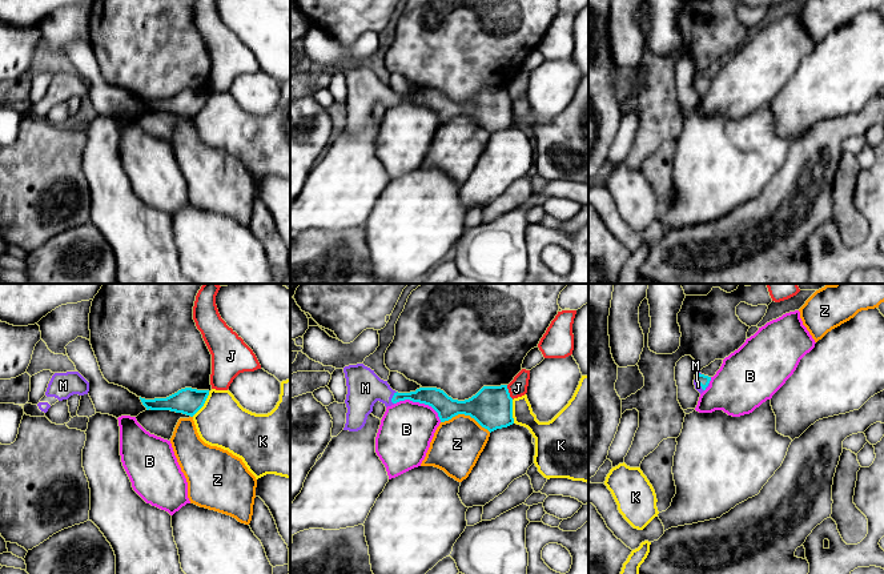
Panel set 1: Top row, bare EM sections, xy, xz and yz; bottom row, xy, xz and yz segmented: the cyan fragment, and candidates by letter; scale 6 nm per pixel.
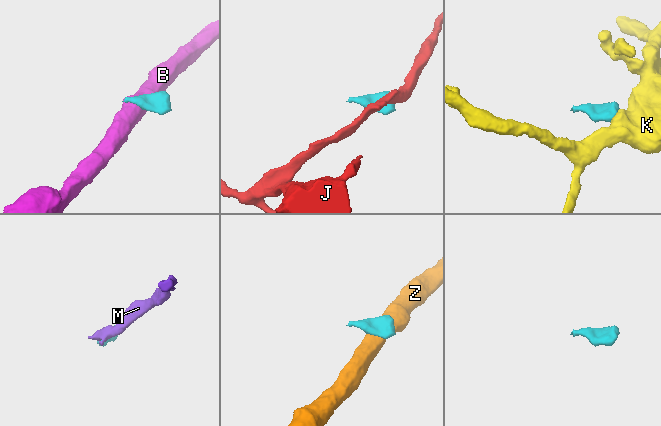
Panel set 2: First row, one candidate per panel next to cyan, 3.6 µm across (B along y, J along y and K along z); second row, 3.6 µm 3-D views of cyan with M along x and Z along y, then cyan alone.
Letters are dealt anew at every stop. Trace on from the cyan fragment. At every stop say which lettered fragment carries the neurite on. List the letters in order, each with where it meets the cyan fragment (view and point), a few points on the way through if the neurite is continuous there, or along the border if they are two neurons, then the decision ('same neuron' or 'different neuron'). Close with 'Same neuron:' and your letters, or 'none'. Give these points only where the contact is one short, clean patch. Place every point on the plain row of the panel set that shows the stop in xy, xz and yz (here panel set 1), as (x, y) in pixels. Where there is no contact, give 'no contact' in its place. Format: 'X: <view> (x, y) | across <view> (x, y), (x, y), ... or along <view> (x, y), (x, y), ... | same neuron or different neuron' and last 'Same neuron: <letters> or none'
B: xz (420, 104) | along xz (394, 104), (412, 101), (428, 105), (441, 123) | different neuron
J: xz (507, 93) | along xz (506, 87), (513, 100) | different neuron
K: xy (204, 104) | along xy (209, 93), (205, 104), (192, 117) | different neuron
M: xz (392, 100) | across xz (433, 99), (400, 97), (392, 100), (381, 92), (365, 89) | same neuron
Z: xz (466, 116) | along xz (441, 123), (447, 123), (458, 116), (469, 116), (490, 133) | different neuron
Same neuron: M

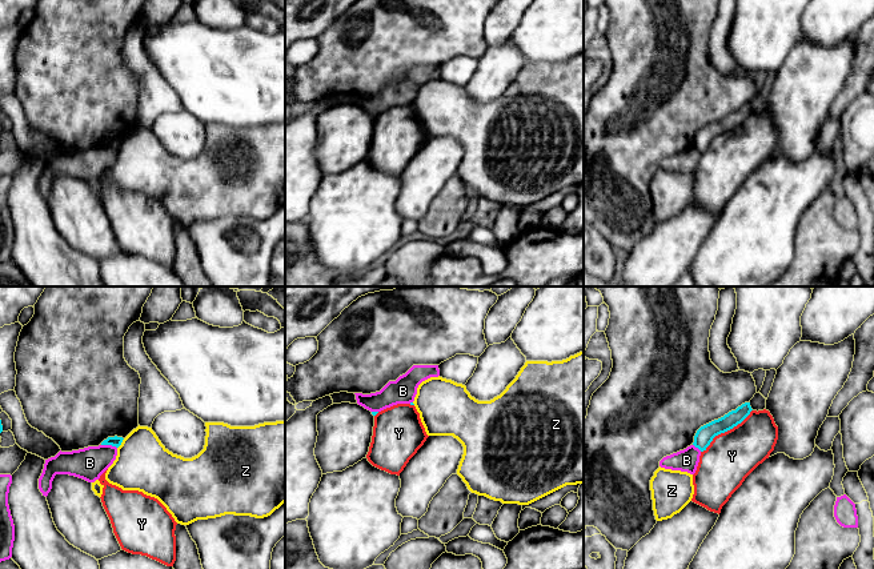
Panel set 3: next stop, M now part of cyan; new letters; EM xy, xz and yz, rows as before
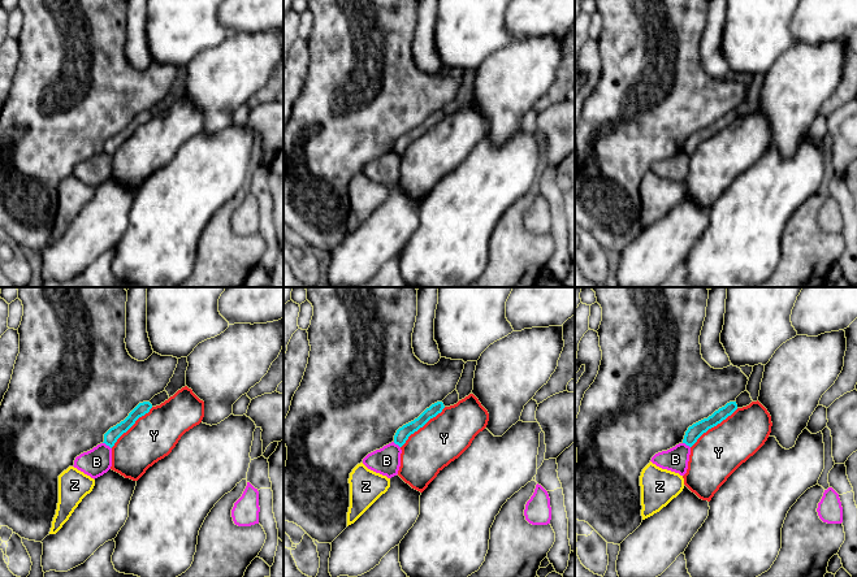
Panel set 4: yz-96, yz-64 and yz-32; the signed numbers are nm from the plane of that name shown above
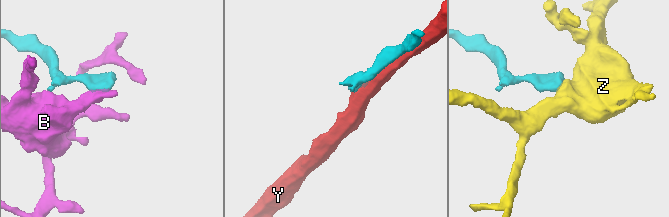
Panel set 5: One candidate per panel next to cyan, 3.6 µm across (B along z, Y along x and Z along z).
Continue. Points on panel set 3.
B: xy (109, 145) | along xy (101, 145), (109, 145), (116, 149) | different neuron
Y: yz (726, 132) | along yz (752, 111), (740, 124), (718, 135), (701, 153) | different neuron
Z: xy (120, 145) | along xy (124, 140), (117, 149) | different neuron
Same neuron: none

